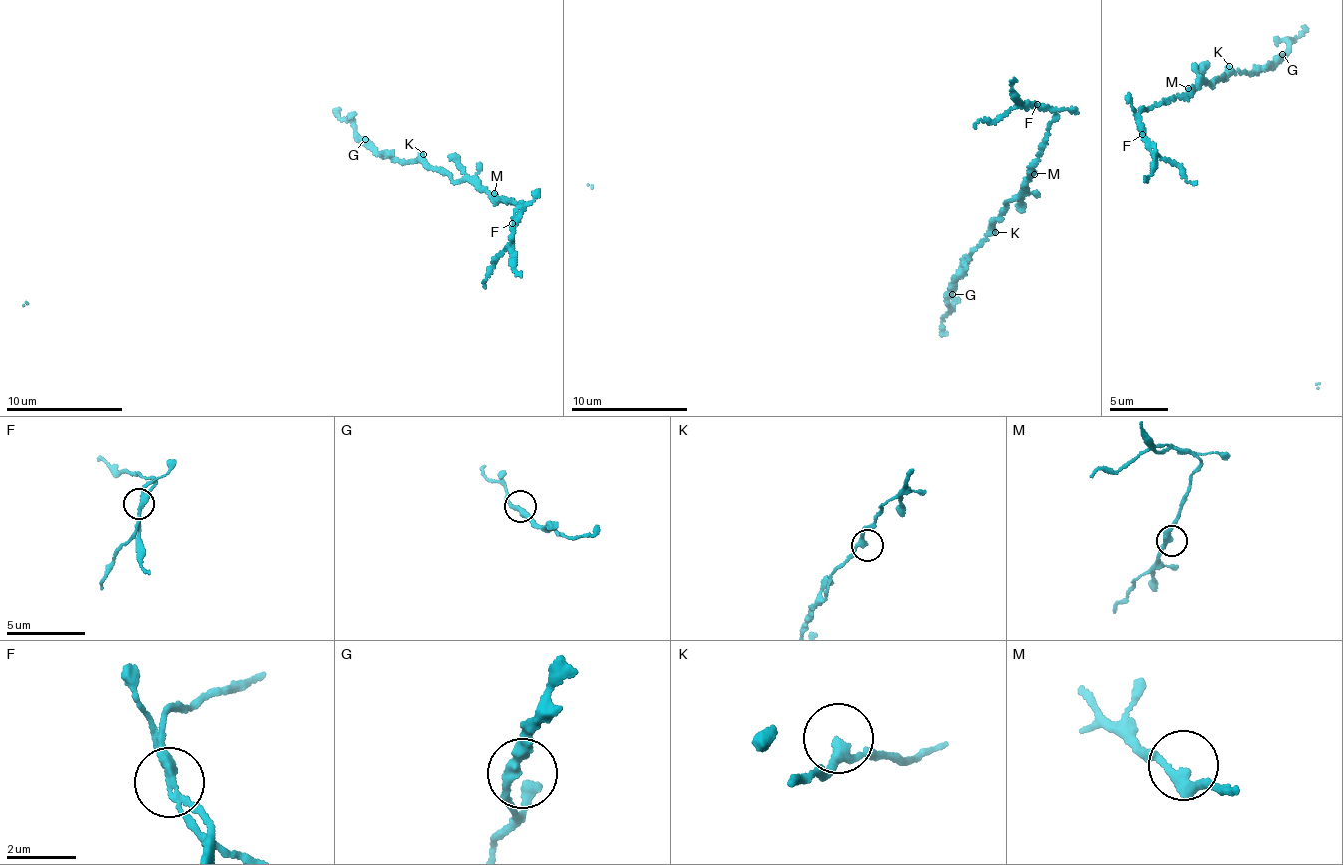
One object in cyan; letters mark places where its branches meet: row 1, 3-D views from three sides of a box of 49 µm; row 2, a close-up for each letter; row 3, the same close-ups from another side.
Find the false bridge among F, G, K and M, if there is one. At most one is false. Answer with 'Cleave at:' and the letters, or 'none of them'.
Cleave at: F

